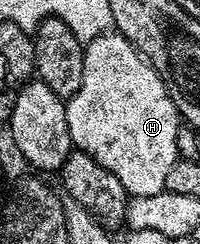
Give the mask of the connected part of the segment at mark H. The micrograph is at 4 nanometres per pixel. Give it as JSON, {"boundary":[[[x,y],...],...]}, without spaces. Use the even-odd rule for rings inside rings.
{"boundary":[[[110,31],[85,45],[83,83],[79,83],[79,91],[65,101],[65,110],[74,150],[91,155],[93,161],[107,167],[107,171],[123,183],[130,198],[159,195],[165,191],[167,174],[179,159],[176,149],[179,114],[161,76],[126,37]]]}

